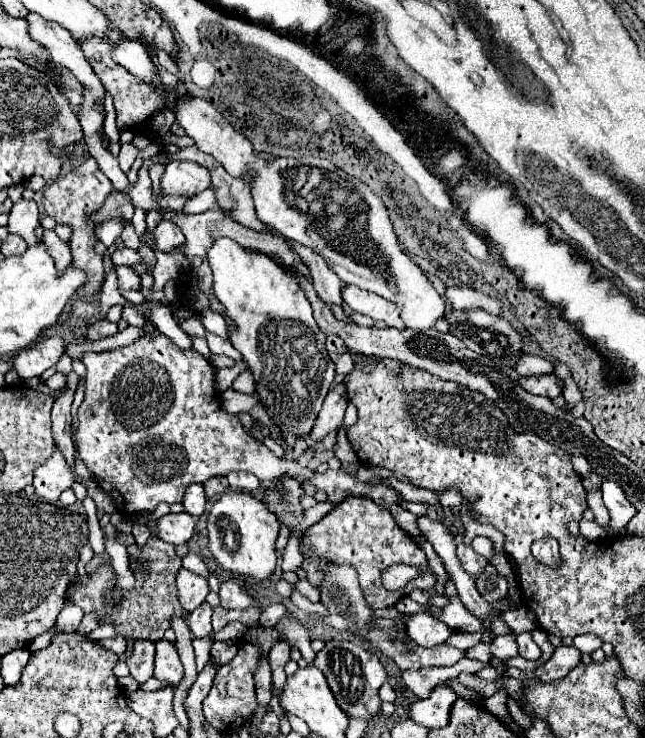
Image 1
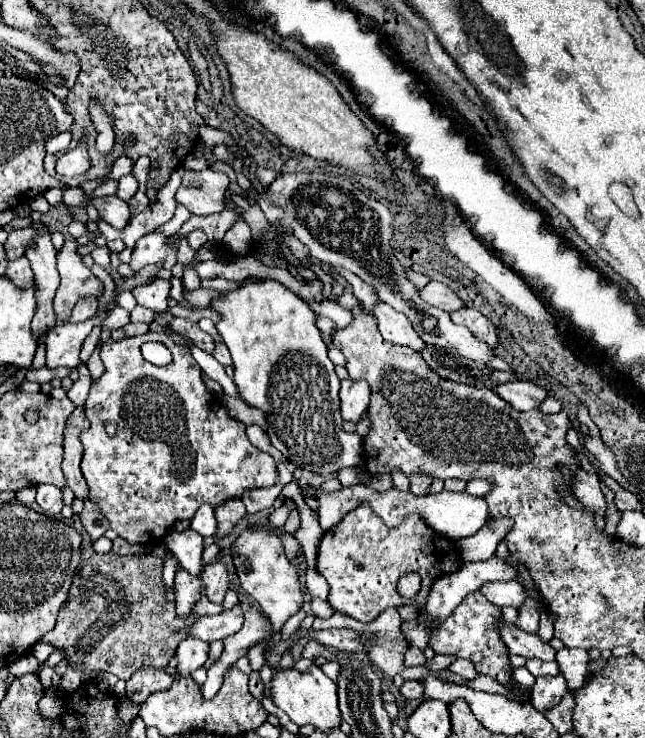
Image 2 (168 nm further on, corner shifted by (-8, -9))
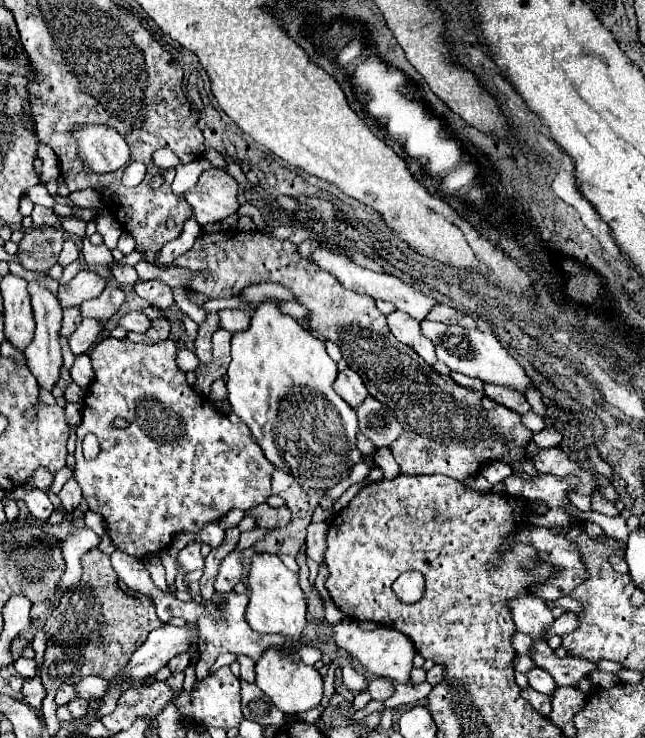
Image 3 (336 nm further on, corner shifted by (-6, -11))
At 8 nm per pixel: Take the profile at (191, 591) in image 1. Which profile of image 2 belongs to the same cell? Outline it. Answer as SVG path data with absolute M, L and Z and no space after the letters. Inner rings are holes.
M215 562L215 564L203 566L199 576L201 576L203 586L205 586L205 598L209 602L221 604L227 588L229 588L229 578L227 578L225 564L223 562Z

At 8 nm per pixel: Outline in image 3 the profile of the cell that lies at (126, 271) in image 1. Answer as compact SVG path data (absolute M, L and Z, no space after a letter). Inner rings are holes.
M147 280L147 282L137 282L135 284L135 292L145 298L151 306L167 310L173 304L173 292L167 284L159 282L159 280Z

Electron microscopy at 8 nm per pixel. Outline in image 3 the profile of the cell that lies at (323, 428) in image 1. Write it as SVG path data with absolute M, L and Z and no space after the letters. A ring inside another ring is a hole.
M345 368L343 372L339 372L337 380L335 380L335 392L351 406L357 408L365 398L367 398L367 388L361 380L361 376L357 372L353 372L351 368Z

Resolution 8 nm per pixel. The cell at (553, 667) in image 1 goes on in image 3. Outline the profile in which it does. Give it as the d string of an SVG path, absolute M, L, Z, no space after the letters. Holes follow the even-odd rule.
M523 688L521 698L525 698L541 716L549 716L551 712L551 698L543 696L541 692L535 692L533 688Z

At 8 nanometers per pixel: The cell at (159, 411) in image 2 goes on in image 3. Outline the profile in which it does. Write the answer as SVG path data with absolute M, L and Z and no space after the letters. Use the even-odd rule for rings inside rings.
M109 336L109 338L105 338L103 342L99 342L93 348L91 366L93 366L93 372L95 372L95 382L91 384L91 388L89 388L85 400L83 400L83 422L77 428L77 452L75 452L77 462L75 462L75 468L73 468L73 478L81 486L83 496L89 502L89 508L93 512L99 512L105 518L107 534L111 536L117 550L121 550L121 552L125 552L129 556L135 556L137 560L143 560L149 554L157 554L157 552L169 548L175 534L181 534L181 532L197 534L205 524L217 522L229 510L233 510L233 508L249 510L249 508L255 508L255 506L263 504L271 496L271 472L275 470L275 466L263 456L263 450L259 448L259 444L255 444L255 440L253 440L253 436L251 436L251 432L249 432L249 428L245 424L241 424L241 422L233 424L227 416L223 416L215 408L215 404L209 398L199 396L187 384L185 374L175 364L175 344L173 344L173 340L163 340L163 342L157 342L153 346L147 346L147 344L135 344L131 340L117 340L117 338ZM117 416L125 416L129 420L129 426L125 430L113 426L113 420ZM89 432L93 432L97 436L99 444L101 444L101 454L95 460L85 460L83 452L81 452L81 440Z

